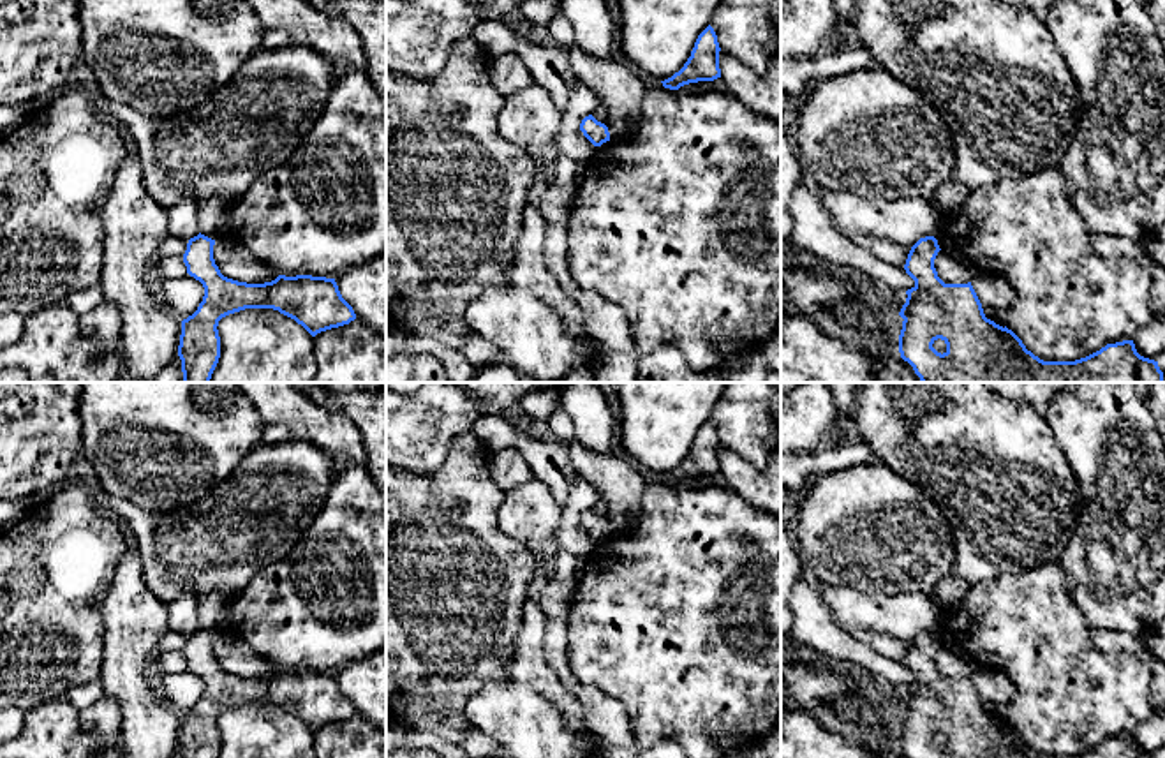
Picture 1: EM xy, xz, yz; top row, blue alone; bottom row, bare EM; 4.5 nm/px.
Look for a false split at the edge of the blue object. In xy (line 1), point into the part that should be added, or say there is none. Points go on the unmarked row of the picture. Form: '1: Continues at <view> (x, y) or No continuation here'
1: No continuation here

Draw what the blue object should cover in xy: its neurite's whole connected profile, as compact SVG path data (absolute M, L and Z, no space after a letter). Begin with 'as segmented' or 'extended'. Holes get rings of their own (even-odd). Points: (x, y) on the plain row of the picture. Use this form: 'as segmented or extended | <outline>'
as segmented | M197 629L183 649L187 668L204 682L197 705L182 716L178 751L182 758L219 758L219 716L245 703L273 703L294 714L312 732L356 714L335 673L278 670L271 677L247 679L227 673L213 654L215 635Z

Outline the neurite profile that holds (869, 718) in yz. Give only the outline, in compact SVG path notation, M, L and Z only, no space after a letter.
M872 689L857 698L846 714L830 716L830 726L869 740L888 740L899 746L892 709Z

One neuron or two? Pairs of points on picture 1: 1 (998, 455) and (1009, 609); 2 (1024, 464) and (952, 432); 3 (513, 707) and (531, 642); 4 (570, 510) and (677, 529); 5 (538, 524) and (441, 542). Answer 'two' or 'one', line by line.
1: two
2: one
3: two
4: two
5: two

